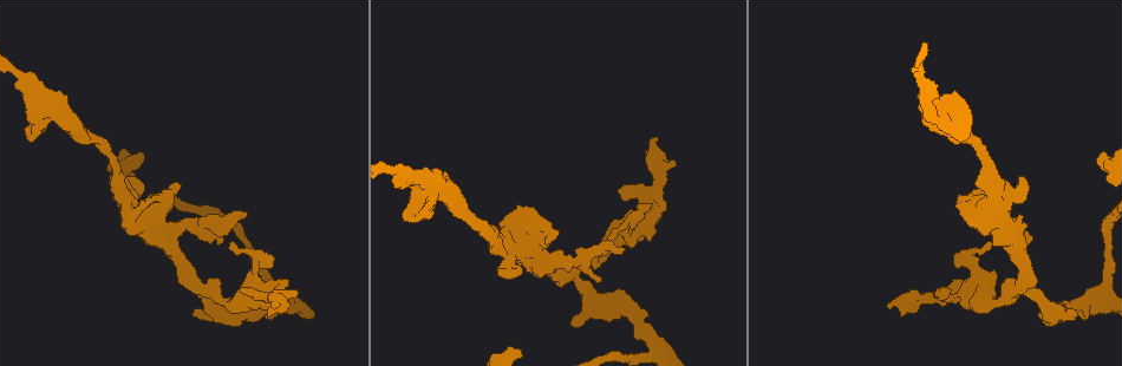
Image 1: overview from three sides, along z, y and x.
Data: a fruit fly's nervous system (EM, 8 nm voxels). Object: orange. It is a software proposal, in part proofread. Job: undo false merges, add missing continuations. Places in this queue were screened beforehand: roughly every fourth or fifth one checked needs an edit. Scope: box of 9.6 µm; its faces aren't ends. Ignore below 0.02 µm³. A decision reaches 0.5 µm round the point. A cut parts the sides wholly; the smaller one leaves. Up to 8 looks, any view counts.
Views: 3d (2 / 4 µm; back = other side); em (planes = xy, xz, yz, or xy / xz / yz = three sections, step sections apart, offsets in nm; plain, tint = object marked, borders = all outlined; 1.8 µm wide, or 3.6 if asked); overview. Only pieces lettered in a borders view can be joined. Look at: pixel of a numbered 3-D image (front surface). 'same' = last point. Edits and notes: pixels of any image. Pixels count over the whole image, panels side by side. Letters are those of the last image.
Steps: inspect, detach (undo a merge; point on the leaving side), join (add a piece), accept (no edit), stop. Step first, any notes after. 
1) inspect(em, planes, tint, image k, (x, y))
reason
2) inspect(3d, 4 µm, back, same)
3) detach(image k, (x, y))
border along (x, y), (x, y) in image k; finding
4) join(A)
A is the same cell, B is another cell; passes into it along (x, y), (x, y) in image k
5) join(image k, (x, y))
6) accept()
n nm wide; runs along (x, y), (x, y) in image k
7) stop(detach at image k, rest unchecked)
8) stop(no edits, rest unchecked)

inspect(3d, 4 µm, image 1, (47, 111))
sudden change in width

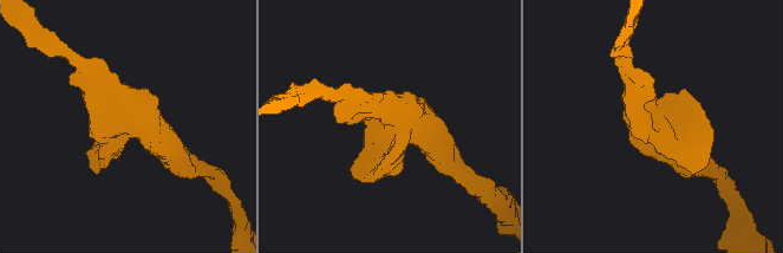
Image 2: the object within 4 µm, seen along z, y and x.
inspect(em, 3.6 µm, planes, tint, image 2, (660, 128))
need the tissue

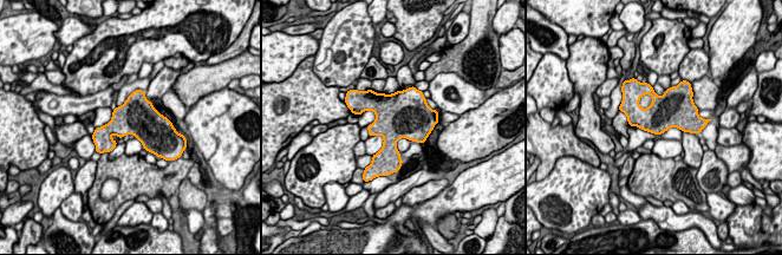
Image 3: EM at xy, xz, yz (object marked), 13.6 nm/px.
inspect(em, 3.6 µm, planes, borders, same)

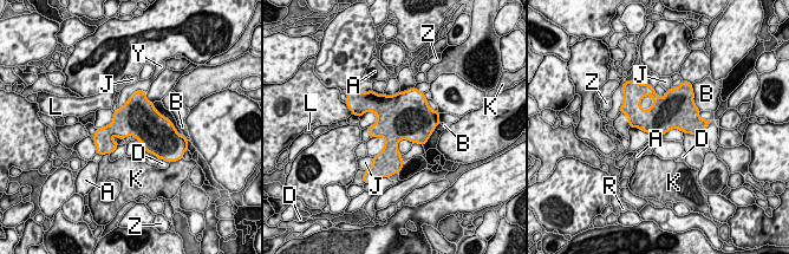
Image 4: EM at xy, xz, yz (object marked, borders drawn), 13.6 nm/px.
accept()
420 nm wide; A, B, D, J, K, L, R, Y and Z are other cells; border along (380, 135), (384, 147), (373, 157) in image 4; one neuron here

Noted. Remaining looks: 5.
inspect(em, 3.6 µm, planes, borders, image 1, (509, 249))
looks like a crossing

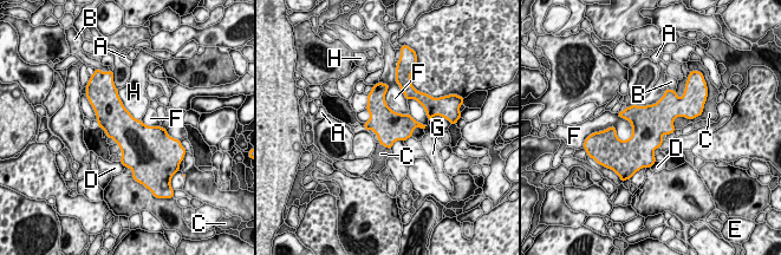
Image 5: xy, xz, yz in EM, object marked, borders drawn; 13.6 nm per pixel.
accept()
A, B, C, D, E, F, G and H are other cells; border along (668, 89), (652, 104), (632, 105) in image 5; one neuron here

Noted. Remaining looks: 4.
inspect(em, xz, step 16, tint, image 1, (570, 326))
an open end

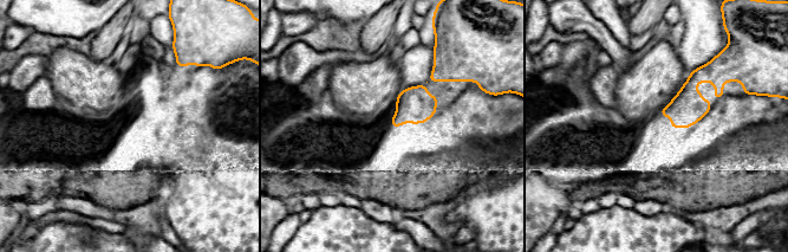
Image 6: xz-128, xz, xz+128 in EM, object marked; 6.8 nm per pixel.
inspect(em, xy, step 16, borders, same)

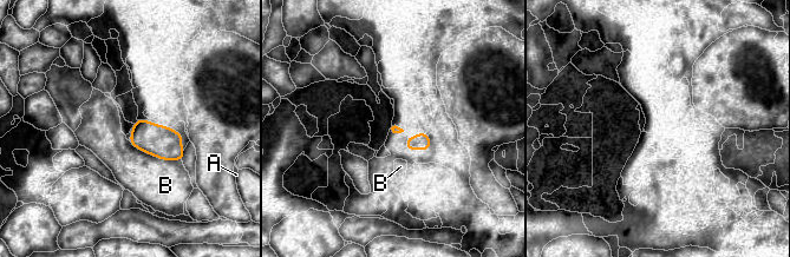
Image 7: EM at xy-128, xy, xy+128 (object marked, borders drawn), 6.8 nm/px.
accept()
A and B are other cells; border along (128, 140), (160, 158), (181, 160) in image 7; no lettered piece goes on from it

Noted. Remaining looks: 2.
stop(no edits, rest unchecked)

